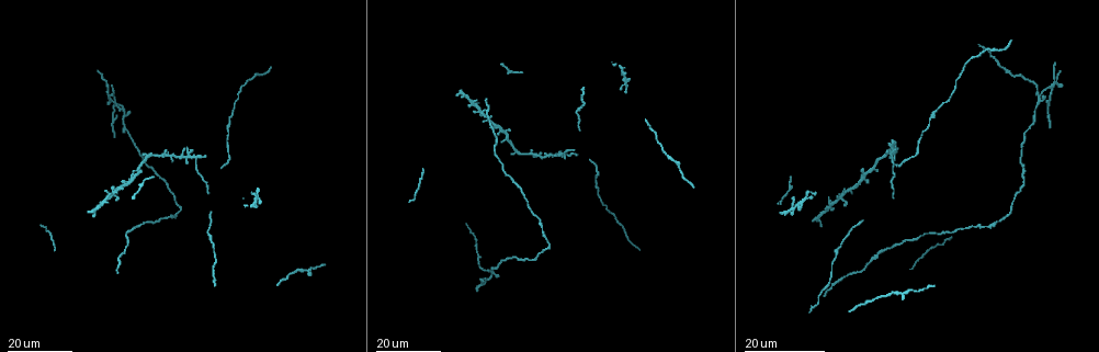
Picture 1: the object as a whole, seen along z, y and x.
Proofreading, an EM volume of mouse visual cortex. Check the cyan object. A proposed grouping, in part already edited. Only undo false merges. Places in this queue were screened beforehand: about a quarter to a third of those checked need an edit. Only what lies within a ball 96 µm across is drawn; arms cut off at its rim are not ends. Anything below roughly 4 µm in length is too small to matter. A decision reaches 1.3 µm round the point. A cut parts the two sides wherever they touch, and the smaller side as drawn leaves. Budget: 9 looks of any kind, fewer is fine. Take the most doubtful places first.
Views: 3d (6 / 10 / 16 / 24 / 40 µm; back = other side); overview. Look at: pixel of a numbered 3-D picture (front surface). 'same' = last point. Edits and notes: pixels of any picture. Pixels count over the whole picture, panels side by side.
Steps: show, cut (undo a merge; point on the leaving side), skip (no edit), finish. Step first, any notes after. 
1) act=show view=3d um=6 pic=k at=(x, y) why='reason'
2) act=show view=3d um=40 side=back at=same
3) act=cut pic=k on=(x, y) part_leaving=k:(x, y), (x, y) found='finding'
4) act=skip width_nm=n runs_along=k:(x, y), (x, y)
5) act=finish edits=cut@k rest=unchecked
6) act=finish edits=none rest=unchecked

act=show view=3d um=24 pic=1 at=(1053, 85) why='four or more arms meet'

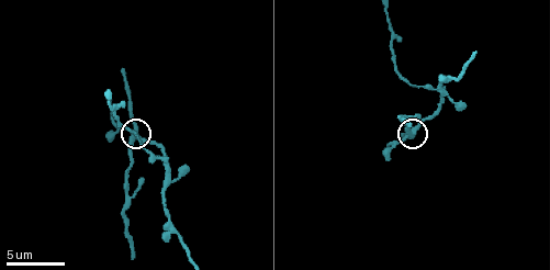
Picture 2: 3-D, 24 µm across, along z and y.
act=show view=3d um=6 pic=2 at=(131, 136)

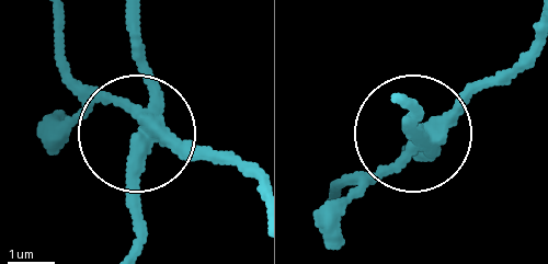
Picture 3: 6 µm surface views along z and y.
act=cut pic=3 on=(133, 187) side_arm_um=6 part_leaving=3:(147, 129), (136, 243) found='a second neuron is stuck on'

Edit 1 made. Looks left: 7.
act=show view=overview

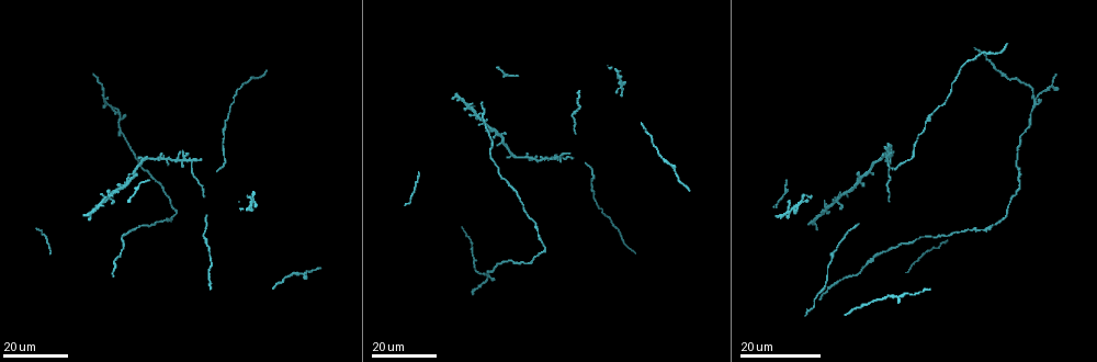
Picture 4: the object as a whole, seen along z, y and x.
act=show view=3d um=16 pic=4 at=(192, 162) why='four-way junction'

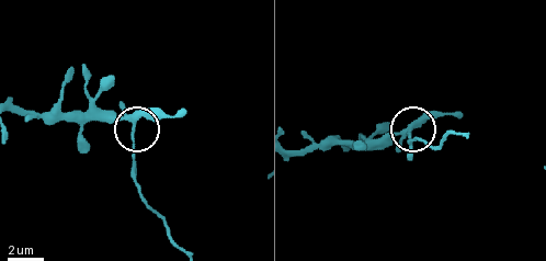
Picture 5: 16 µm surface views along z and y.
act=show view=3d um=6 pic=5 at=(412, 131) why='zoom in'

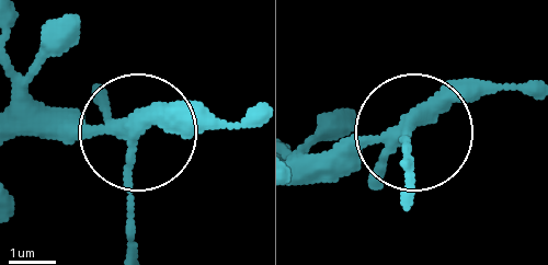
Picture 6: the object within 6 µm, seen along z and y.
act=skip arms=4 runs_along=6:(21, 112), (127, 127), (241, 123) found='continuous, no second neuron'

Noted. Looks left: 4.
act=show view=3d um=6 pic=2 at=(166, 165) why='a fork'

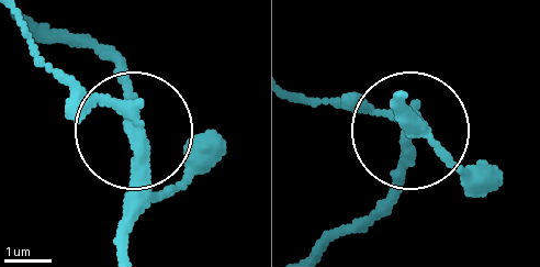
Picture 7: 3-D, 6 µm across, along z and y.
act=skip arms=3 runs_along=7:(398, 92), (411, 103), (411, 151), (391, 206) found='all the same neuron'

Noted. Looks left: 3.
act=show view=3d um=16 pic=4 at=(845, 193) why='four or more arms meet'

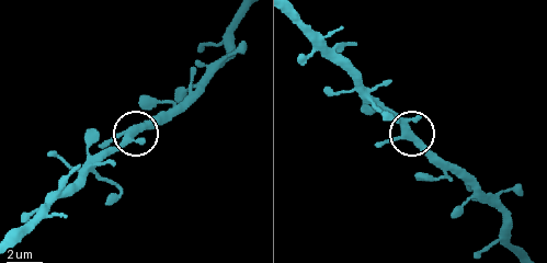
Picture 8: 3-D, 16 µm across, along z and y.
act=show view=3d um=10 pic=8 at=(128, 138)

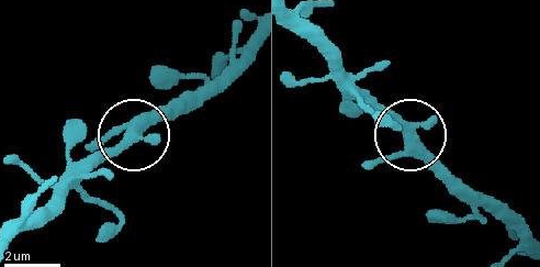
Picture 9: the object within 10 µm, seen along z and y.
act=skip side_arm_um=129 found='one neuron here'

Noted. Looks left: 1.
act=finish edits=cut@3 rest=unchecked

